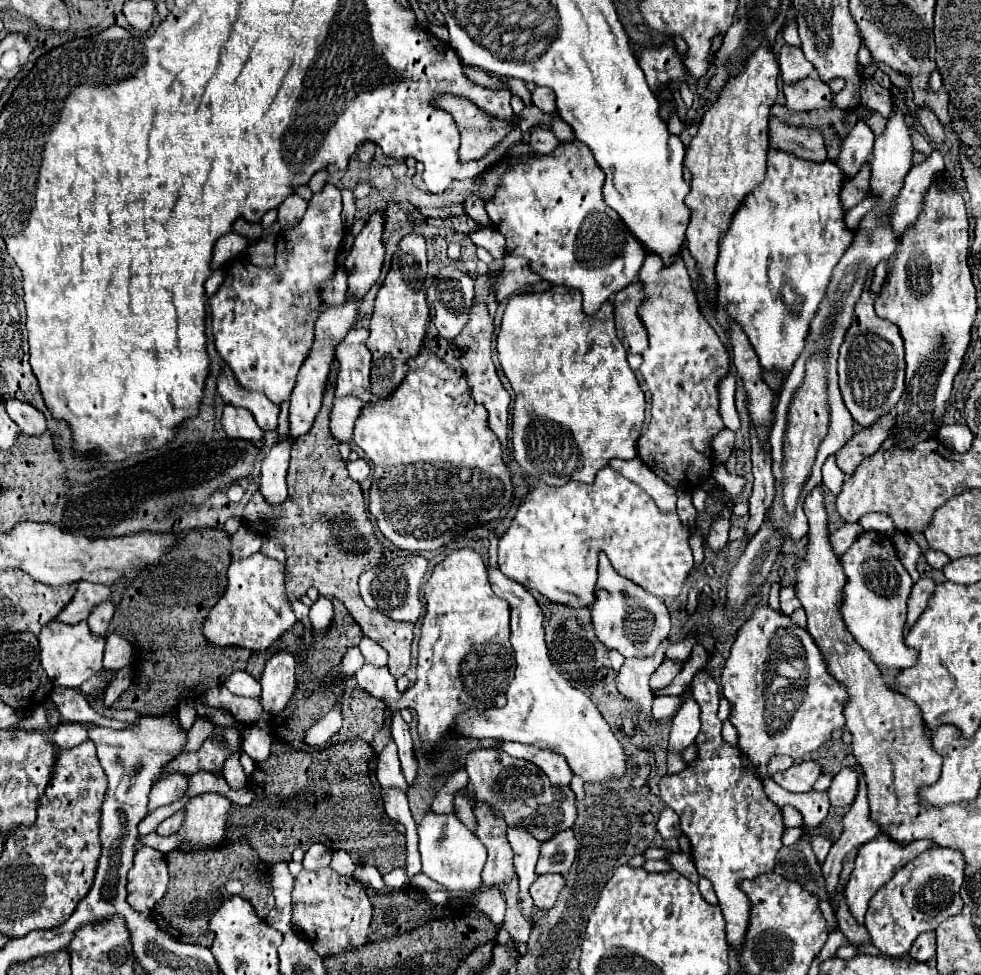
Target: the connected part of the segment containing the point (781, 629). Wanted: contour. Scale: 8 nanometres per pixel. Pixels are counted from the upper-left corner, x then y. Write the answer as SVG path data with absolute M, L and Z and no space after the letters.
M757 604L753 618L747 620L737 634L731 656L721 674L721 690L731 706L729 720L739 732L739 750L749 760L747 764L753 766L751 770L755 772L755 776L761 780L769 776L769 772L765 772L765 766L773 756L805 756L825 744L831 738L833 730L845 728L843 702L847 698L847 690L837 684L831 674L827 674L827 666L821 658L821 652L817 650L817 644L813 642L809 632L795 626L789 616L775 612L763 604Z

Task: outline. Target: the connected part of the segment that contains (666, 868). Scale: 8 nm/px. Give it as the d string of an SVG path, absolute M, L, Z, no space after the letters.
M647 860L643 868L649 872L671 872L673 870L673 866L667 860Z

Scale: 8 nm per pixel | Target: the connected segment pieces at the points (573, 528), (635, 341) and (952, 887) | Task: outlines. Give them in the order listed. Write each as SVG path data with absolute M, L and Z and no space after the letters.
M611 466L597 472L593 484L569 482L561 488L549 488L539 484L521 502L513 524L499 538L499 570L523 584L529 590L537 590L547 600L567 604L573 608L591 606L595 600L597 582L597 560L599 552L605 552L613 568L627 580L645 588L653 596L675 600L679 598L681 586L693 568L693 554L689 548L689 530L681 524L677 512L661 512L649 494L635 482L623 478Z
M641 282L627 286L625 290L617 292L611 298L615 308L615 322L617 322L617 336L627 352L643 354L647 350L647 334L645 326L637 314L637 306L643 302Z
M929 848L923 854L919 854L915 860L911 860L905 868L901 868L871 900L867 916L865 916L865 928L869 930L869 938L871 944L885 956L903 956L909 952L911 944L915 942L915 938L923 932L935 930L941 922L945 922L947 918L951 918L953 914L959 914L963 908L959 890L963 884L963 868L965 862L961 858L961 854L949 850L949 848Z

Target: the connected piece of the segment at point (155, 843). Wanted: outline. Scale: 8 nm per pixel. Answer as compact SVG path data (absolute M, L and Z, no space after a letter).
M203 794L203 796L195 796L189 800L189 804L185 806L185 822L181 826L181 830L173 836L167 836L167 838L161 838L159 834L151 832L147 836L139 836L139 842L145 844L145 846L151 846L163 854L171 852L171 850L177 850L181 846L181 842L191 842L191 844L201 844L201 846L217 846L223 836L225 836L225 824L227 824L227 810L229 810L231 802L221 796L221 794Z

